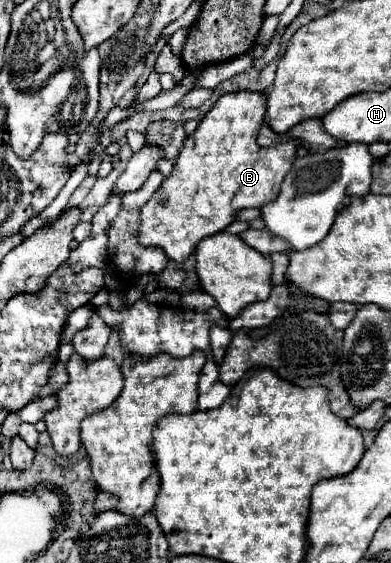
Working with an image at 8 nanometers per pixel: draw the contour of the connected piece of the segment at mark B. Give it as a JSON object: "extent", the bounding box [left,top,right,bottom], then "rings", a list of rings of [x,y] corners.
{"extent":[138,92,300,262],"rings":[[[258,92],[224,94],[214,104],[214,108],[198,124],[196,132],[186,138],[174,162],[172,174],[162,182],[162,186],[154,192],[154,196],[142,206],[140,230],[138,230],[138,242],[142,246],[156,246],[164,250],[164,254],[170,260],[184,262],[204,236],[212,236],[226,230],[236,220],[236,214],[240,210],[262,208],[264,204],[272,202],[278,196],[280,184],[288,174],[296,158],[296,148],[300,144],[284,142],[284,144],[272,144],[268,148],[260,148],[256,144],[256,136],[260,124],[264,122],[264,112],[266,112],[266,96]]]}

